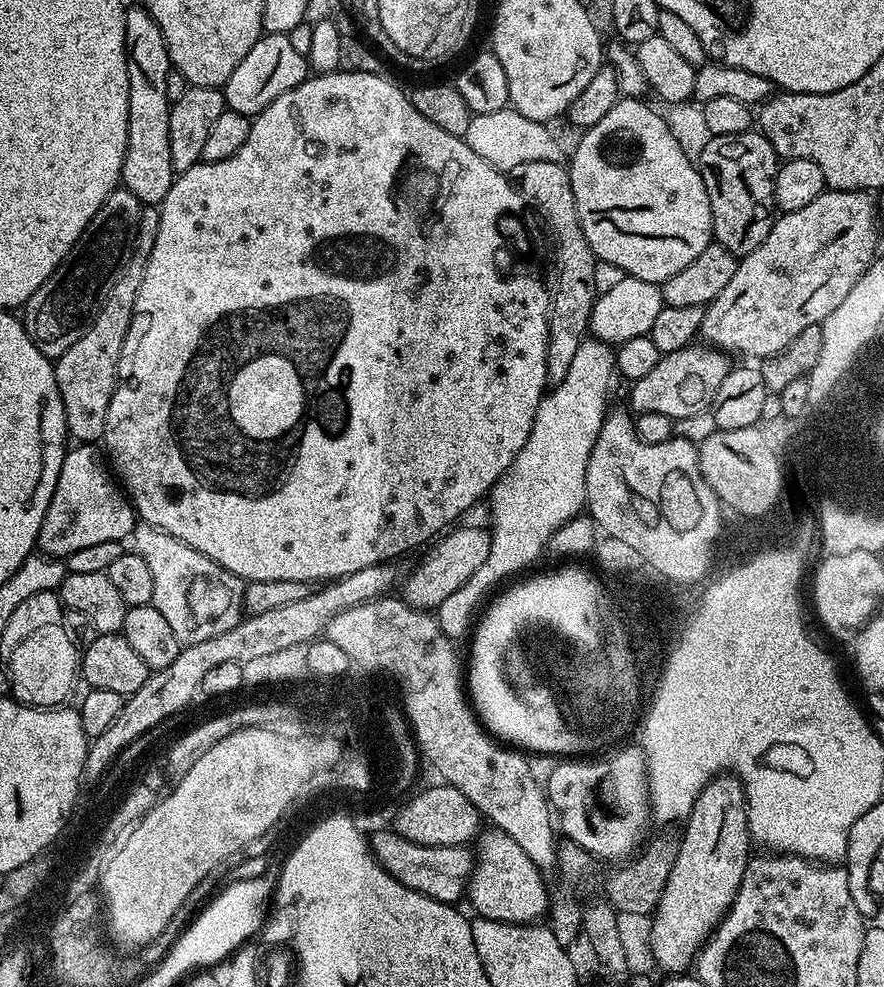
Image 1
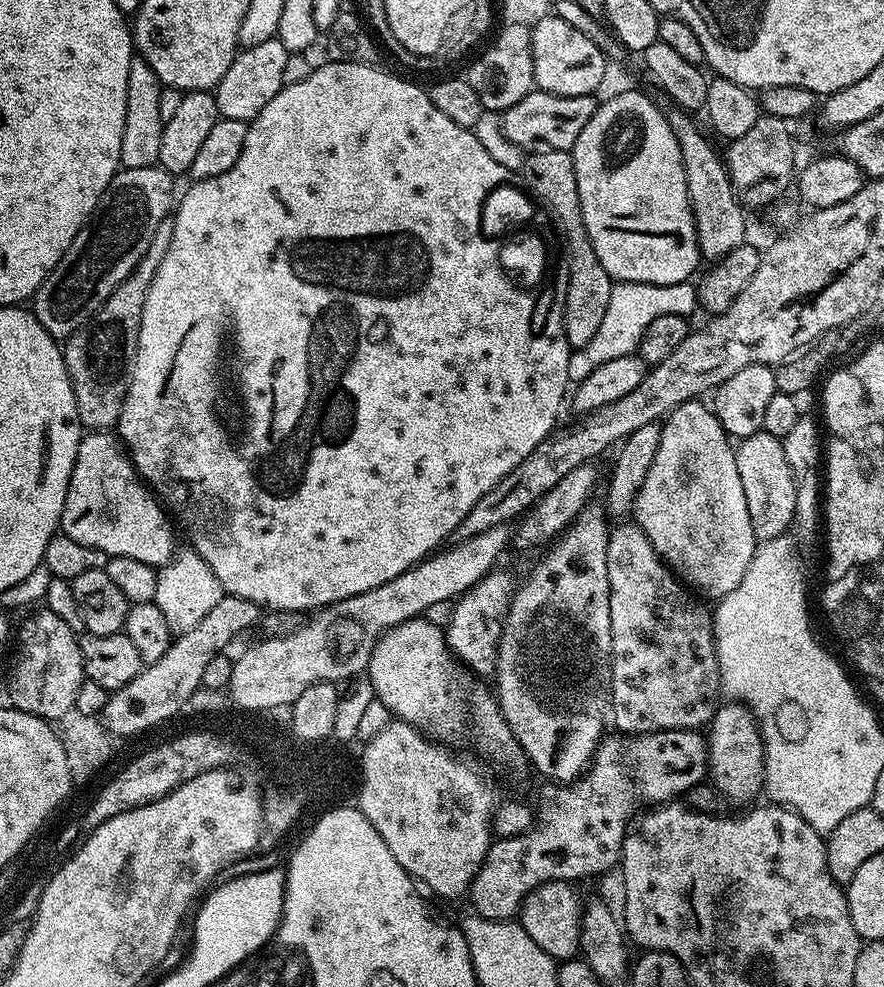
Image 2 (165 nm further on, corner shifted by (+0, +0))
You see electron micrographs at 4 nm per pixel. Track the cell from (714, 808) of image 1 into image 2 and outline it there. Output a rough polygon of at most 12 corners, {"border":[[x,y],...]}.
{"border":[[724,702],[706,728],[721,797],[764,786],[764,737],[752,709]]}

